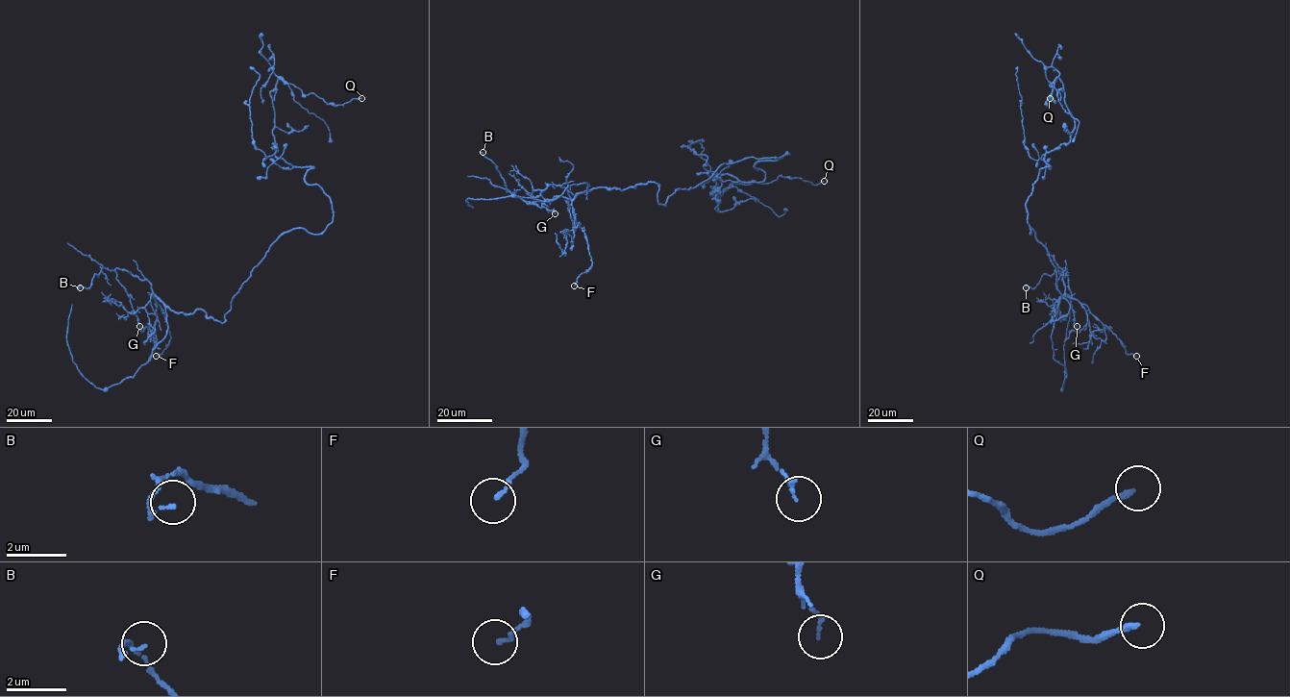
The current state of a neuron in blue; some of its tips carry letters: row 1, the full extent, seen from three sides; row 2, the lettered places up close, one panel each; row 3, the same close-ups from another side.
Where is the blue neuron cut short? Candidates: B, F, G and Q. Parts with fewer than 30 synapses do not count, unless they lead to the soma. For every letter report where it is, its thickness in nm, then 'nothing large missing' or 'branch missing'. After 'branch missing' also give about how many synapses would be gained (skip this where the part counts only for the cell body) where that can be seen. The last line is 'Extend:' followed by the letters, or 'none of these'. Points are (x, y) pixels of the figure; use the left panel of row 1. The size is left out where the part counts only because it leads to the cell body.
B: at (80, 287); 90 nm thick; nothing large missing
F: at (156, 356); 130 nm thick; nothing large missing
G: at (139, 326); 120 nm thick; nothing large missing
Q: at (361, 98); 180 nm thick; nothing large missing
Extend: none of these

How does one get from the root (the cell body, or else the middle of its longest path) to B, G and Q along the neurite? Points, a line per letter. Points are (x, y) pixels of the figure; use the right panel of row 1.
B: (1041, 243), (1069, 312), (1051, 322), (1064, 294), (1066, 268), (1026, 287)
G: (1041, 243), (1055, 268), (1056, 286), (1070, 305), (1067, 314), (1051, 322), (1064, 294), (1066, 268), (1077, 326)
Q: (1041, 243), (1026, 202), (1051, 167), (1045, 155), (1074, 127), (1058, 78), (1050, 98)

